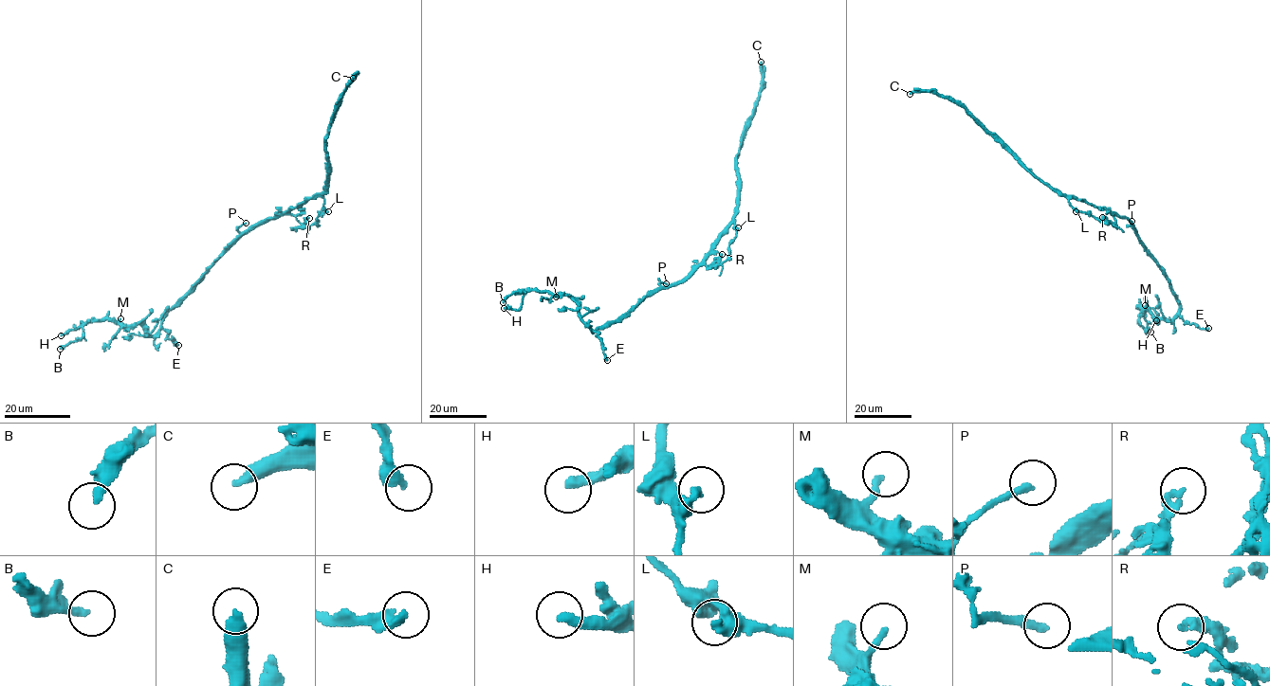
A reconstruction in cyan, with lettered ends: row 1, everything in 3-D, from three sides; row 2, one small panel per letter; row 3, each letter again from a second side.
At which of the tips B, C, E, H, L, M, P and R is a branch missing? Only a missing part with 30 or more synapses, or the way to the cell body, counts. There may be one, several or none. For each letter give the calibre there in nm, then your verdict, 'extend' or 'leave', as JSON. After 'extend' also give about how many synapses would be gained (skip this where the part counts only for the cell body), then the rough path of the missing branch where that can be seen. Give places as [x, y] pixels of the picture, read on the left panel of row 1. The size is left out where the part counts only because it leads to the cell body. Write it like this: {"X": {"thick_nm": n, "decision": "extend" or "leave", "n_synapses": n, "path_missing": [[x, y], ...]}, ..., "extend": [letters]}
{"B": {"thick_nm": 240, "decision": "extend", "n_synapses": 80, "path_missing": [[60, 349], [54, 341], [38, 339], [30, 347], [33, 348]]}, "C": {"thick_nm": 420, "decision": "leave"}, "E": {"thick_nm": 360, "decision": "leave"}, "H": {"thick_nm": 320, "decision": "extend", "n_synapses": 70, "path_missing": [[61, 335], [41, 333], [12, 310], [5, 312]]}, "L": {"thick_nm": 320, "decision": "leave"}, "M": {"thick_nm": 190, "decision": "leave"}, "P": {"thick_nm": 240, "decision": "extend", "n_synapses": 50, "path_missing": [[246, 223], [271, 218], [285, 224], [288, 232]]}, "R": {"thick_nm": 280, "decision": "leave"}, "extend": ["B", "H", "P"]}

